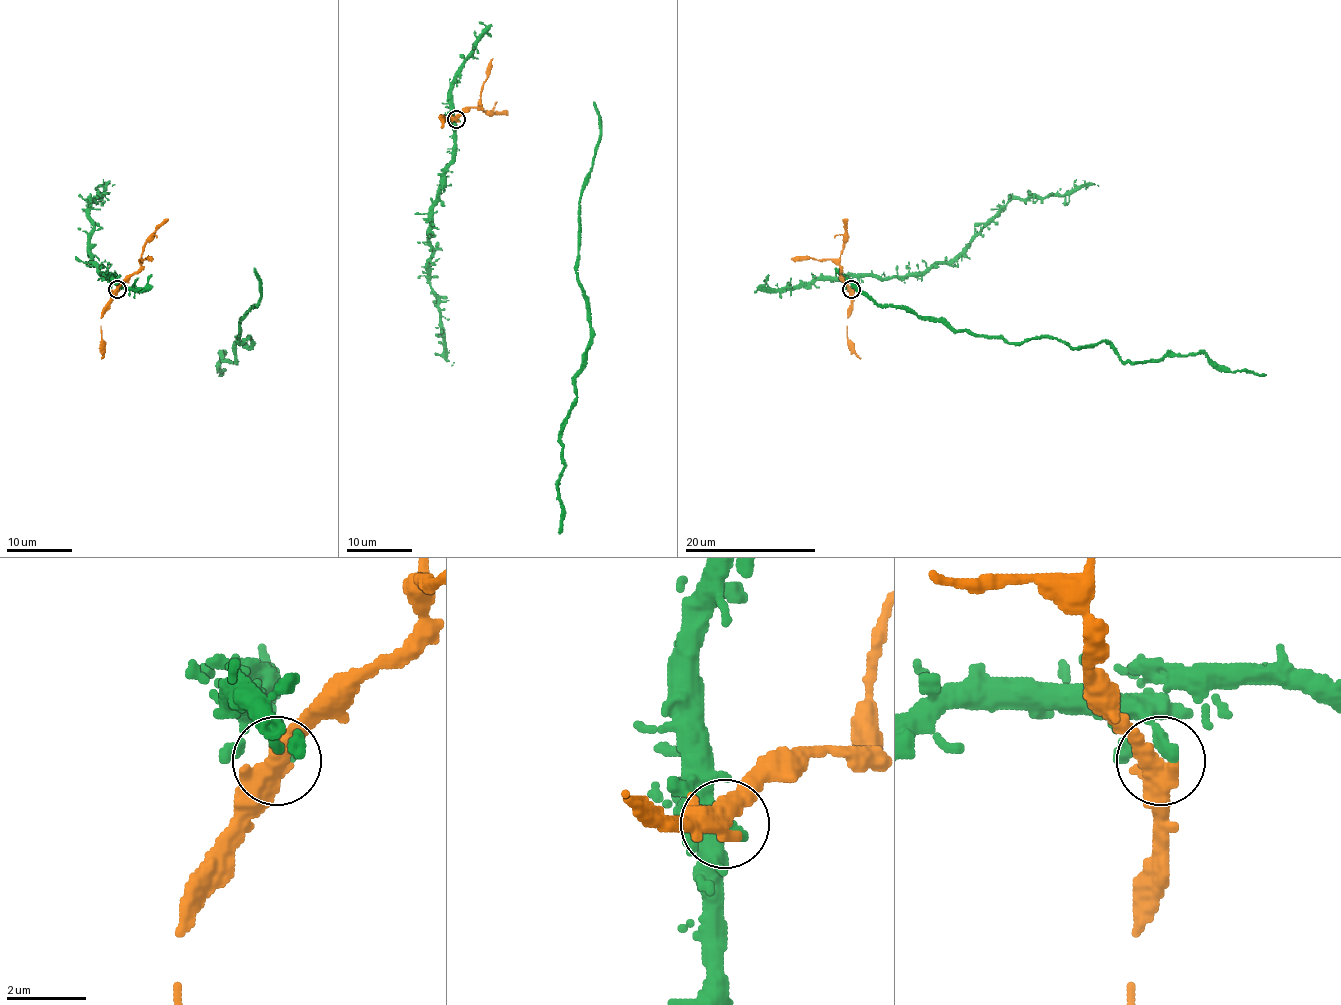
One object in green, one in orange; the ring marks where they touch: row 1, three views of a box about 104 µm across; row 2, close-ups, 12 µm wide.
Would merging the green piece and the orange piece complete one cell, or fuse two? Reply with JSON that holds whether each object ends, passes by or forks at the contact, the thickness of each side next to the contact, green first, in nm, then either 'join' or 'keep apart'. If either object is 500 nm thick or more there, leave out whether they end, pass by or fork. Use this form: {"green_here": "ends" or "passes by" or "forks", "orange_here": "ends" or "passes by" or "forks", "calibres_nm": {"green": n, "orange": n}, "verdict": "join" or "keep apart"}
{"calibres_nm": {"green": 400, "orange": 500}, "verdict": "keep apart"}

